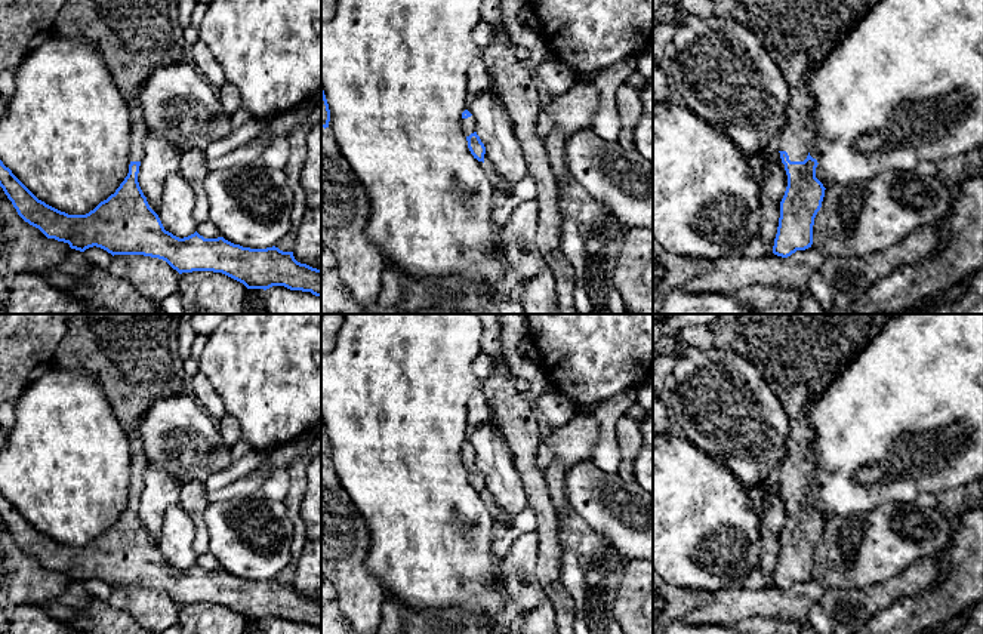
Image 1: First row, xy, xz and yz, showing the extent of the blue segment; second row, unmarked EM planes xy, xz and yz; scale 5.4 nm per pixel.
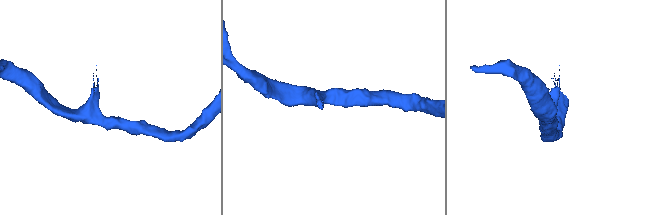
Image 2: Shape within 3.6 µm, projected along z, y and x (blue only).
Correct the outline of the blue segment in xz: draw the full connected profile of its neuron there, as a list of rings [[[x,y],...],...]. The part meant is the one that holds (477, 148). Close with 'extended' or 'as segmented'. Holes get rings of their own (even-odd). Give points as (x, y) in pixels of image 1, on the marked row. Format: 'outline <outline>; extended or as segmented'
outline [[[468,110],[462,113],[460,126],[466,136],[471,154],[474,156],[474,158],[484,163],[486,147],[475,132],[475,120]]]; extended

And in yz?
outline [[[712,0],[717,18],[734,21],[758,37],[789,86],[788,124],[777,141],[788,175],[773,246],[773,253],[777,256],[788,258],[796,250],[811,247],[814,218],[826,190],[816,178],[819,163],[808,153],[814,142],[814,129],[810,117],[813,99],[807,89],[807,79],[876,3],[878,0]]]; extended

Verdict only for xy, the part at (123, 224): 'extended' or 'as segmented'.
extended

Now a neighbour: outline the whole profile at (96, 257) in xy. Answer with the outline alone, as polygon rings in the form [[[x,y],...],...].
[[[96,246],[86,249],[83,253],[90,267],[99,267],[105,270],[113,259],[111,253]]]

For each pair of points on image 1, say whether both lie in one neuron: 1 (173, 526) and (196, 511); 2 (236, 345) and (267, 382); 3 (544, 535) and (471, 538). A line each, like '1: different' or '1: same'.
1: different
2: same
3: different

